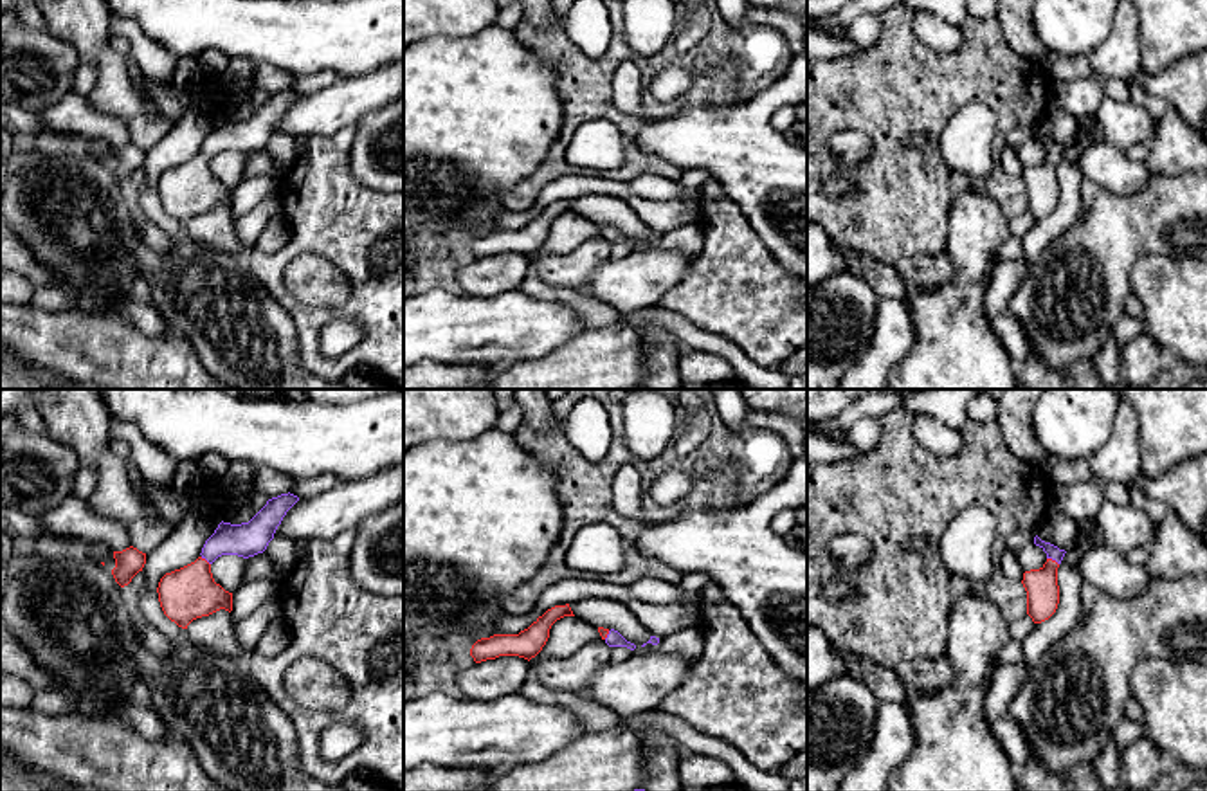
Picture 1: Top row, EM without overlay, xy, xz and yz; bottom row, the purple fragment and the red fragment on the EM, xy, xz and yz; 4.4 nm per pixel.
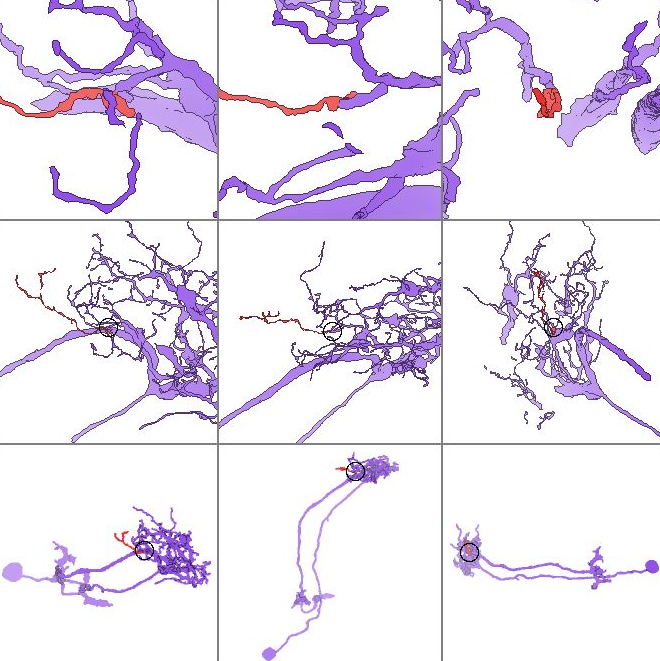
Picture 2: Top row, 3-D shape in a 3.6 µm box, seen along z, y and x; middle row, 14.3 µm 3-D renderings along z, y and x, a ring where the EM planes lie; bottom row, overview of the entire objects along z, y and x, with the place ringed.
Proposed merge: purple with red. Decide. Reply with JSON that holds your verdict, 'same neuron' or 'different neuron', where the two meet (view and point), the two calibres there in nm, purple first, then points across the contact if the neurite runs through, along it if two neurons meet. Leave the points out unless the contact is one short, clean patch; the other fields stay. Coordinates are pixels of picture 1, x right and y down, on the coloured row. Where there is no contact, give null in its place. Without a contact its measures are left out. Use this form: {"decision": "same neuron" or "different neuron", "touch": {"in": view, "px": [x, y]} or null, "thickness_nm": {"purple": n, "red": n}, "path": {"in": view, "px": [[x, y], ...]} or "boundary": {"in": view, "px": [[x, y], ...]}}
{"decision": "same neuron", "touch": {"in": "yz", "px": [1052, 559]}, "thickness_nm": {"purple": 70, "red": 150}, "path": {"in": "yz", "px": [[1052, 552], [1052, 559], [1042, 588]]}}

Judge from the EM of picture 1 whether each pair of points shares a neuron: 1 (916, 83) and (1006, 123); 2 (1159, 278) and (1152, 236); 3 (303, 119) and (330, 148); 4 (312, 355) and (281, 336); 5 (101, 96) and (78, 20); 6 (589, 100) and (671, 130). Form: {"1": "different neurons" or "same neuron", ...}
{"1": "same neuron", "2": "different neurons", "3": "different neurons", "4": "different neurons", "5": "same neuron", "6": "different neurons"}

